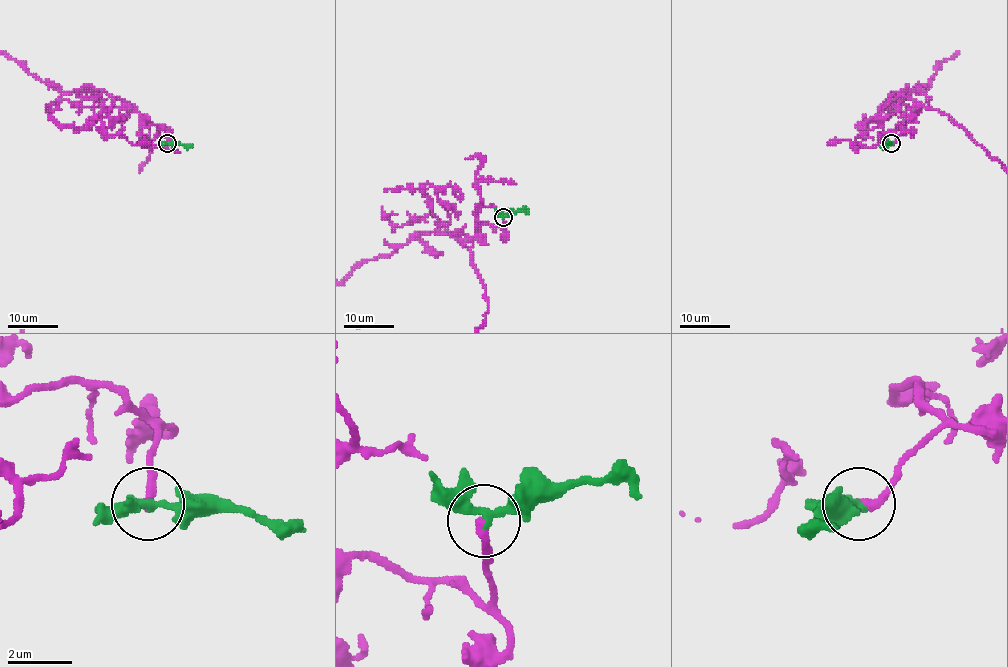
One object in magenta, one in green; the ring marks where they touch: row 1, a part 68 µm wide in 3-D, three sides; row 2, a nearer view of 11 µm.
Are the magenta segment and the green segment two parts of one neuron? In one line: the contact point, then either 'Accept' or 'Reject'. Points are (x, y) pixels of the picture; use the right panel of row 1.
Place: (891, 143). Accept

